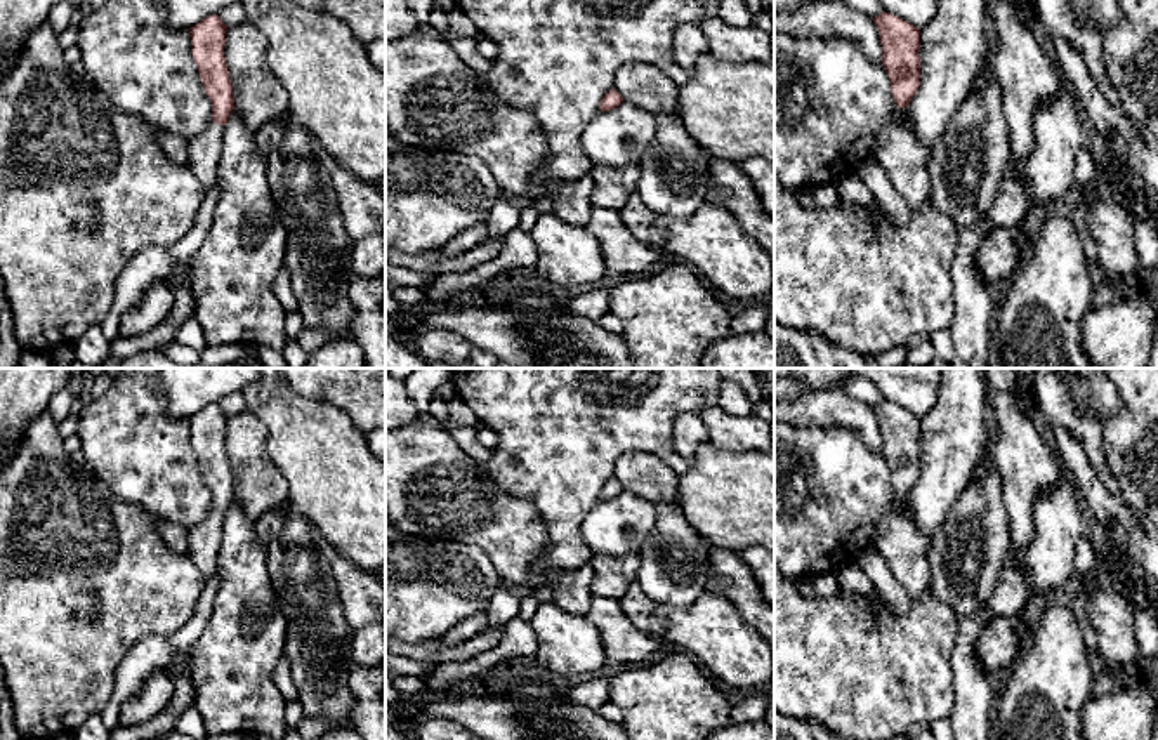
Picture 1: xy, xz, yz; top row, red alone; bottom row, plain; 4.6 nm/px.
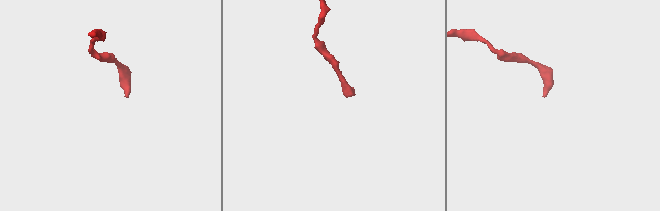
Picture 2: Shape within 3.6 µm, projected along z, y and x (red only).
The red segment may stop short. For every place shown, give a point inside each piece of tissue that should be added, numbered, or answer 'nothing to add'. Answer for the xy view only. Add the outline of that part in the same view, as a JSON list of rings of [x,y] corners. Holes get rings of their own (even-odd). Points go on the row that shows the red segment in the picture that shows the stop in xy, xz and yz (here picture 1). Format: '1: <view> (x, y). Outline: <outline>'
1: xy (203, 151). Outline: [[[210,122],[200,135],[188,139],[188,167],[205,189],[219,188],[222,135],[224,127]]]

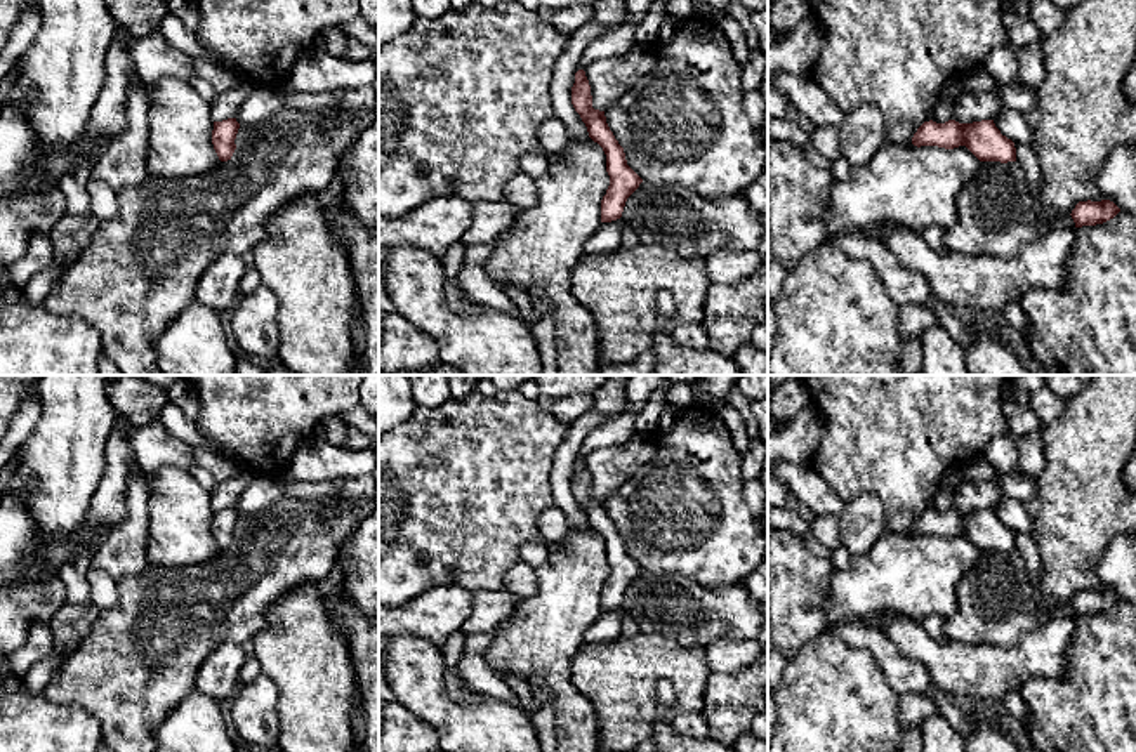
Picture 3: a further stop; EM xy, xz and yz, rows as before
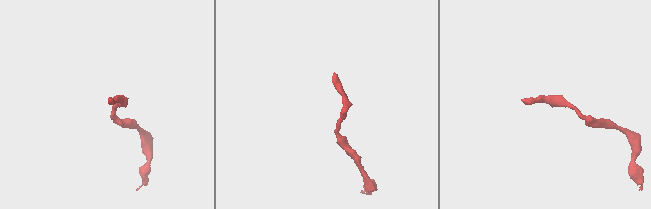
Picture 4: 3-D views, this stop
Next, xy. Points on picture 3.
nothing to add

